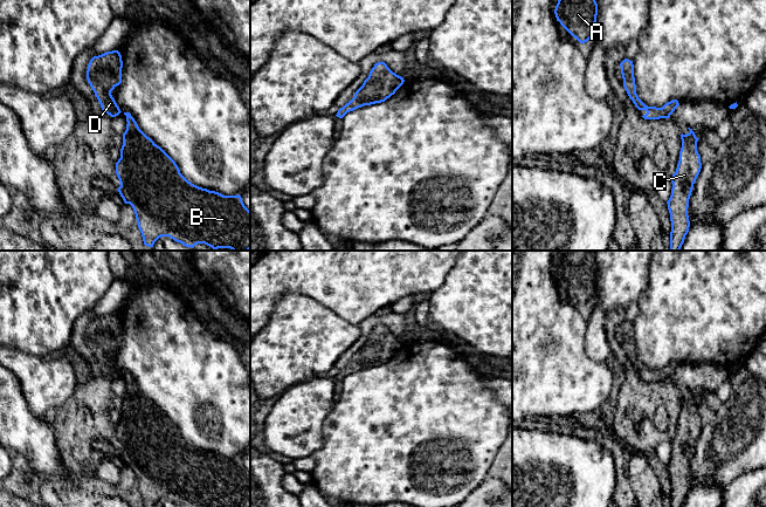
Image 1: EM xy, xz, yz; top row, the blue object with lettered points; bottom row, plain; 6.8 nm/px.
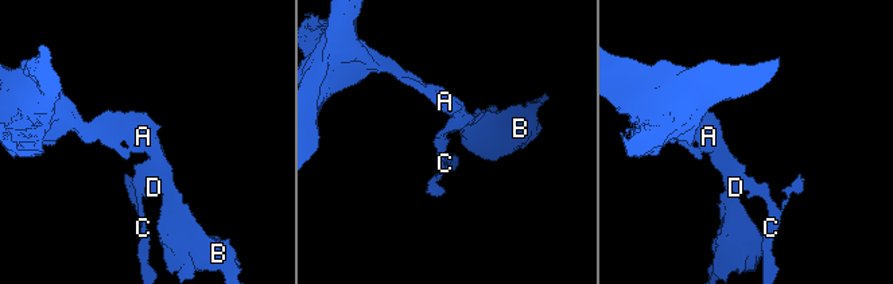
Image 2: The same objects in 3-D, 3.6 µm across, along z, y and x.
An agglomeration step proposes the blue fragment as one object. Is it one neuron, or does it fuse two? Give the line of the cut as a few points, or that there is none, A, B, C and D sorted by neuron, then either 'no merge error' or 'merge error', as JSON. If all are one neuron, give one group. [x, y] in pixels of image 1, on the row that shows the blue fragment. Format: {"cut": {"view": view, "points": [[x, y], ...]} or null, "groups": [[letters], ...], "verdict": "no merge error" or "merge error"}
{"cut": null, "groups": [["A", "B", "C", "D"]], "verdict": "no merge error"}

